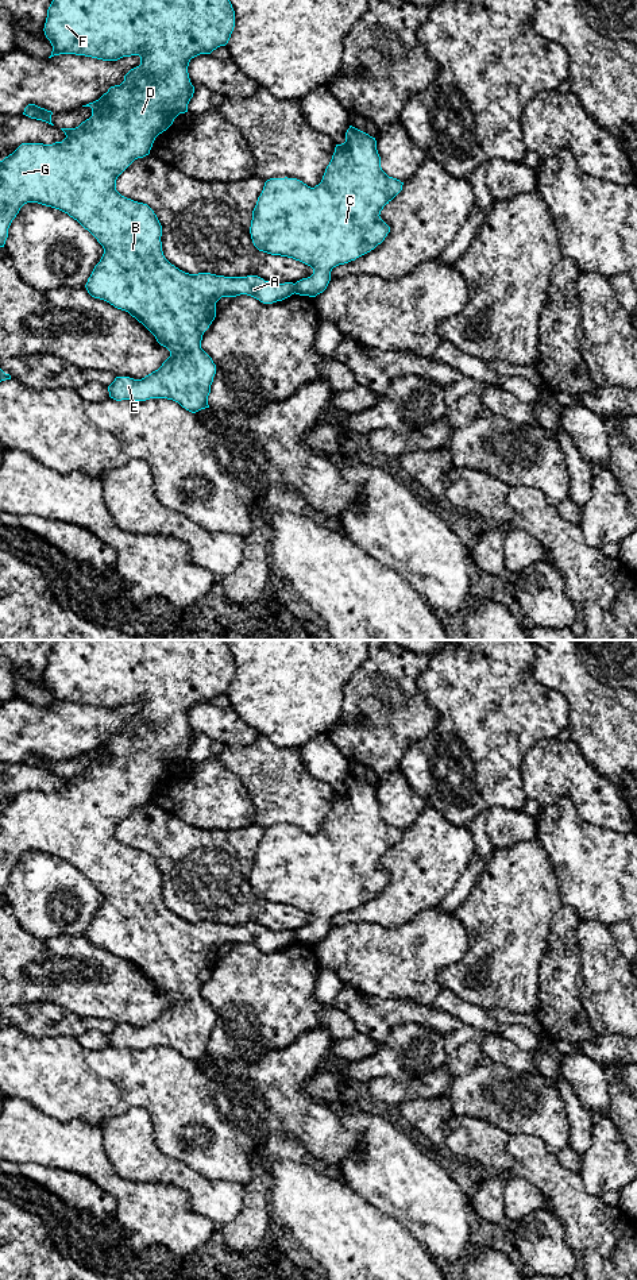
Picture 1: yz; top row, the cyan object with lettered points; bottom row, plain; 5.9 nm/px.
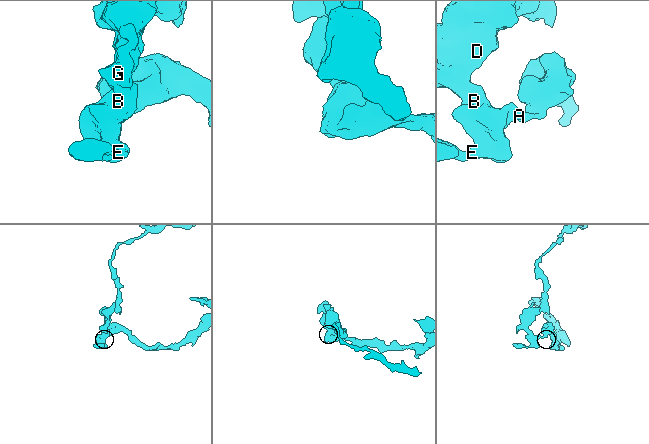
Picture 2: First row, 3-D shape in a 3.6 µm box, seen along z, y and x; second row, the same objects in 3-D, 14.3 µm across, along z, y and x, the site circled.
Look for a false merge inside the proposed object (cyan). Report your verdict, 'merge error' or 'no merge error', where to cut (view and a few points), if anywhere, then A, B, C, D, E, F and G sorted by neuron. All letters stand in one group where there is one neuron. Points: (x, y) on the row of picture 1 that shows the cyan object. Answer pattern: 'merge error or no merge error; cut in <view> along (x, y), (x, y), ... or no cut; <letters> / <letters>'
merge error; cut in yz along (293, 284), (296, 292); A B D E F G / C

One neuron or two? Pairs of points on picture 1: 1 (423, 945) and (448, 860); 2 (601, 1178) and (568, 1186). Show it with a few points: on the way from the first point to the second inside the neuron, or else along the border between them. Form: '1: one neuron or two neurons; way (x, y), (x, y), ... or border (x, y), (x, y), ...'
1: two neurons; border (436, 906), (423, 909), (405, 922)
2: two neurons; border (578, 1172), (583, 1187), (597, 1196)

